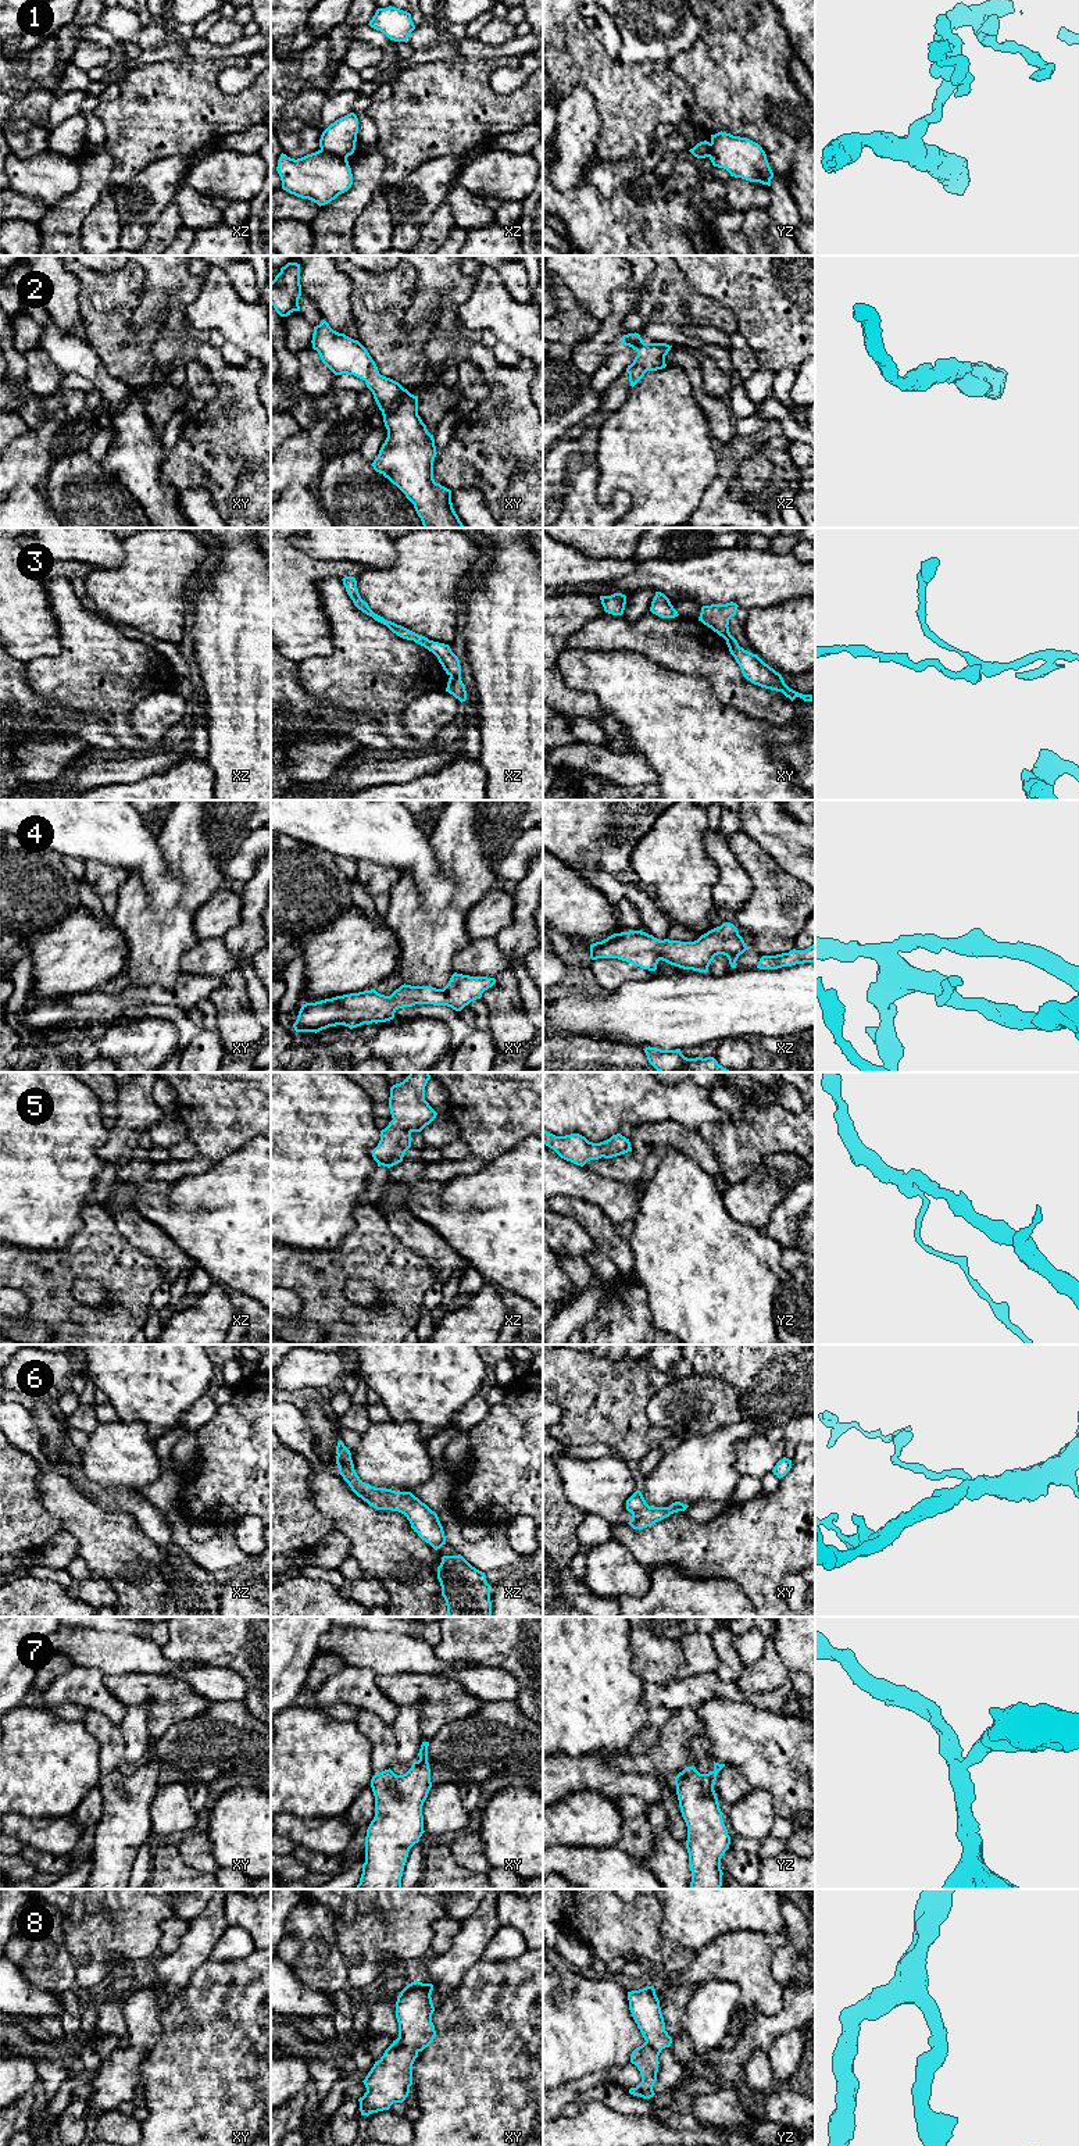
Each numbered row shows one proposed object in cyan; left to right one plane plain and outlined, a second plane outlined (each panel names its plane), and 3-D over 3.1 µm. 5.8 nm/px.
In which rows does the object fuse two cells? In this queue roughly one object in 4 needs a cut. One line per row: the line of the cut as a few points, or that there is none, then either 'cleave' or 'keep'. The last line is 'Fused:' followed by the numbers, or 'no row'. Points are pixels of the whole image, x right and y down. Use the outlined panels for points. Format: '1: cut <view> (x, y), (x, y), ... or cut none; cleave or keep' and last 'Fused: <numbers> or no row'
1: cut xz (321, 149), (346, 157); cleave
2: cut none; keep
3: cut xz (450, 675), (460, 678); cleave
4: cut none; keep
5: cut none; keep
6: cut none; keep
7: cut none; keep
8: cut none; keep
Fused: 1, 3

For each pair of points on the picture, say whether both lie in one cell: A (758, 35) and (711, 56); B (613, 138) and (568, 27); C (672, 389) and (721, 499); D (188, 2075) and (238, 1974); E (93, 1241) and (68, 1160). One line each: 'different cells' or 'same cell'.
A: same cell
B: same cell
C: different cells
D: same cell
E: different cells

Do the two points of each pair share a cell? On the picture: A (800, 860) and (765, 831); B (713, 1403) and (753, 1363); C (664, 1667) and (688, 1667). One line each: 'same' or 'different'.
A: same
B: different
C: different

